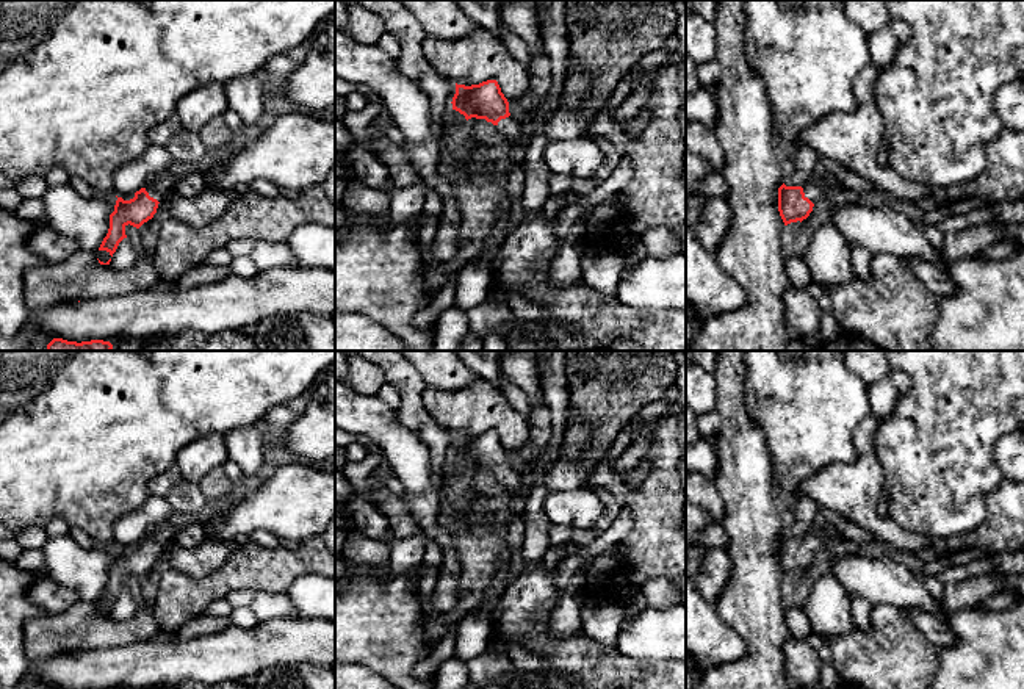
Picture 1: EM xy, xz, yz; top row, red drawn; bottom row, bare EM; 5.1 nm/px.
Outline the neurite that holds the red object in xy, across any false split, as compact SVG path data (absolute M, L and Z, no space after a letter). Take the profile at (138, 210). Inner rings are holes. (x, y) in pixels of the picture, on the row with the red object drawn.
M164 171L161 177L149 182L144 188L135 193L135 197L124 200L117 197L114 211L110 215L110 229L99 251L106 251L111 257L119 243L127 238L125 227L130 224L139 229L144 222L153 218L158 204L175 191L177 179L171 171Z

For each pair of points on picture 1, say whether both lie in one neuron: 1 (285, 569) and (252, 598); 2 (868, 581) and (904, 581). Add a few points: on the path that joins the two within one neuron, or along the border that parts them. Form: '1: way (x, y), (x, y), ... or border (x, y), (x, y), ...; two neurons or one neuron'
1: border (285, 592), (230, 591), (224, 597); two neurons
2: way (877, 581), (894, 581); one neuron

